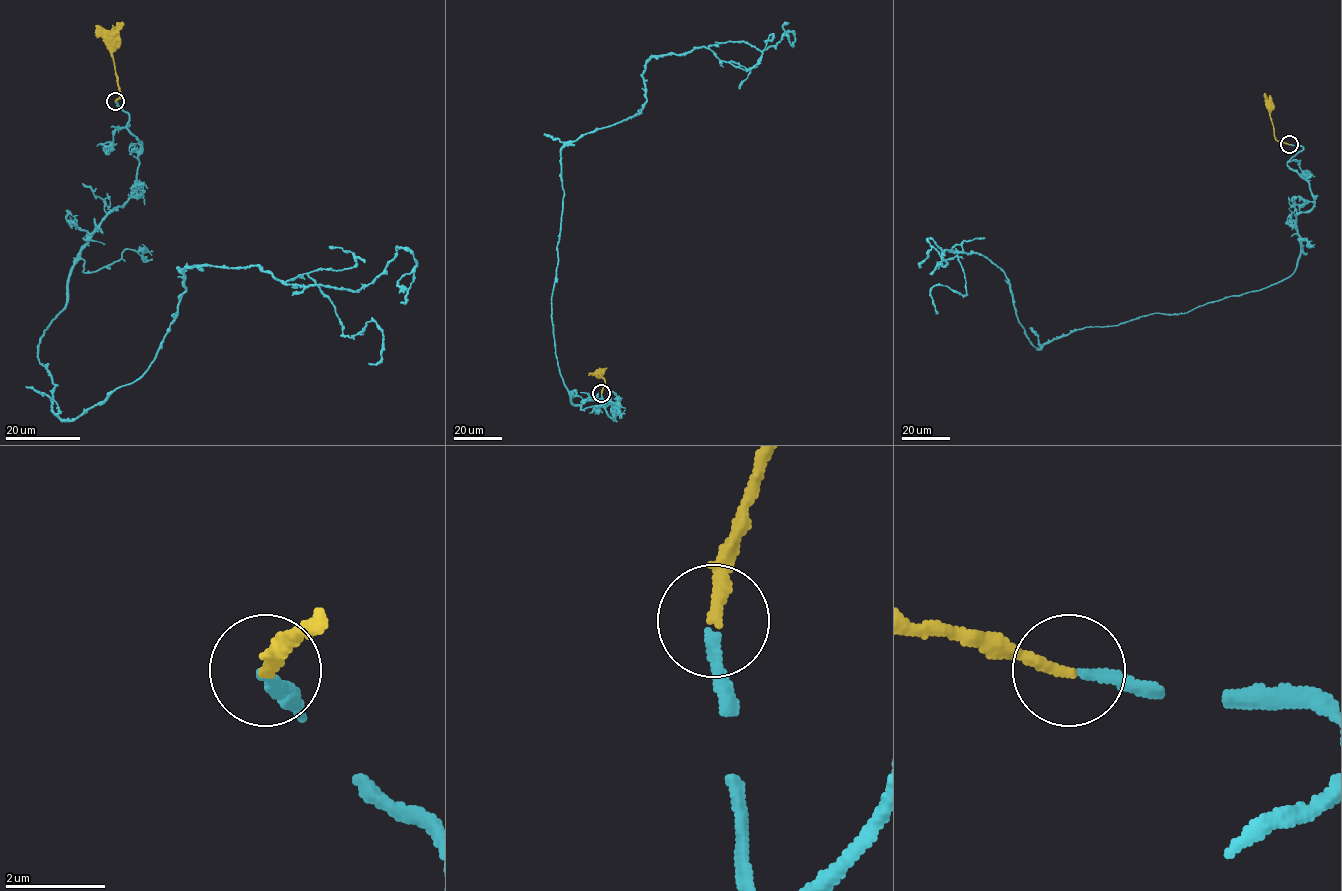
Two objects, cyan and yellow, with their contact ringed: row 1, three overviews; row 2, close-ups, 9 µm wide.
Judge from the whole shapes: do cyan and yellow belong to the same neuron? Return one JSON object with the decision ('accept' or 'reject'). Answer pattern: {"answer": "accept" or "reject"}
{"answer": "accept"}

